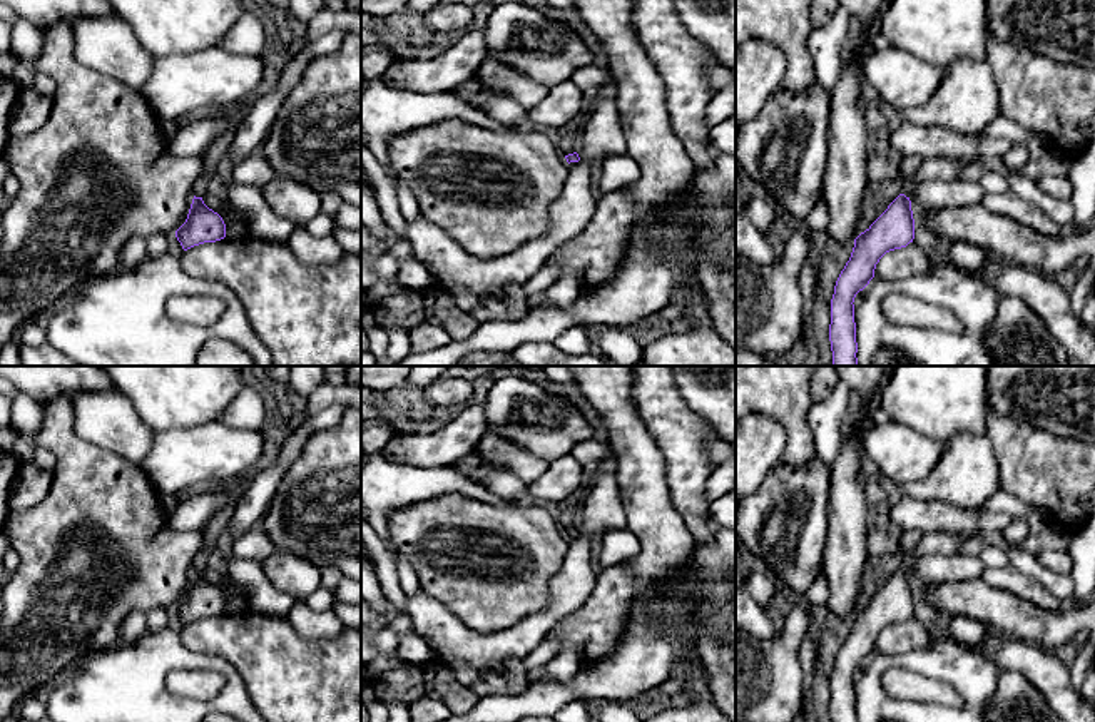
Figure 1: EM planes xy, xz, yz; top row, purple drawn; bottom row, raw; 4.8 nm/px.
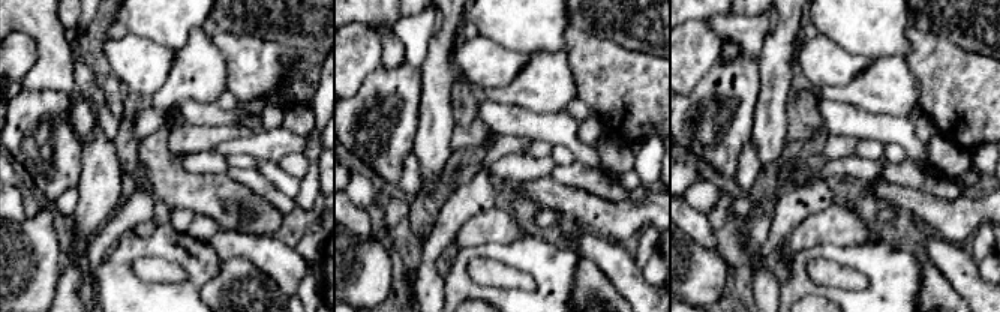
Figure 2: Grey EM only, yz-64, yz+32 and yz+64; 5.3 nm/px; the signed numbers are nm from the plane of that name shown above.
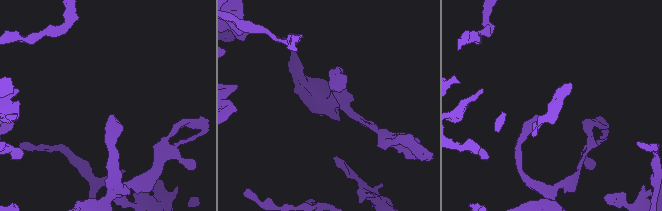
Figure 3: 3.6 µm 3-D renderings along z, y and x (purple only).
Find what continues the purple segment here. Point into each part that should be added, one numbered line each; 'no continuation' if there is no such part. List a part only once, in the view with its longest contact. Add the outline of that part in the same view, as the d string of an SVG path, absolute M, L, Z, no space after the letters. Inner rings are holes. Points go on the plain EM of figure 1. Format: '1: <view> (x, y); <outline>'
1: xy (199, 564); M204 547L199 555L194 558L194 570L202 572L207 565L209 557L214 553L214 547Z

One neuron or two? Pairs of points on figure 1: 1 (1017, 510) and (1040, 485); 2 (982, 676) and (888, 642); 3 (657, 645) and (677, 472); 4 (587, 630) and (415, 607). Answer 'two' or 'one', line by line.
1: two
2: two
3: two
4: two

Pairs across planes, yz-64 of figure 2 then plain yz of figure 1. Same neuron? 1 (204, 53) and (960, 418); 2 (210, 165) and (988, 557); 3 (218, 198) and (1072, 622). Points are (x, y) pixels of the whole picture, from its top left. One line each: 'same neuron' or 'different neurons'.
1: different neurons
2: different neurons
3: same neuron

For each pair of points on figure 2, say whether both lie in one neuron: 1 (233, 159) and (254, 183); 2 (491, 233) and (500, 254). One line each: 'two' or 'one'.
1: two
2: two

